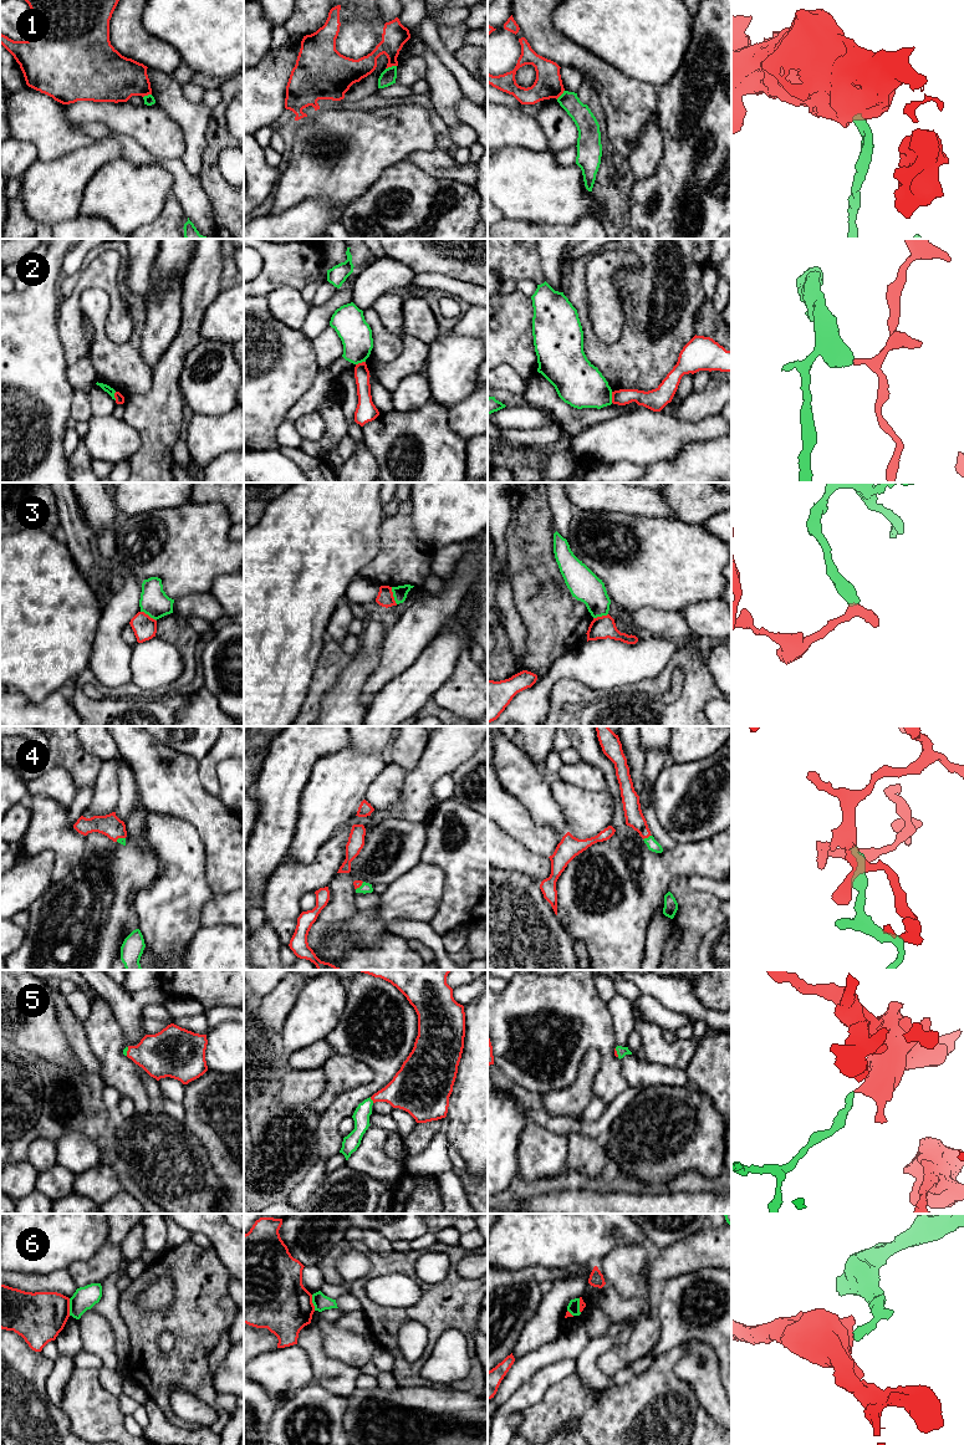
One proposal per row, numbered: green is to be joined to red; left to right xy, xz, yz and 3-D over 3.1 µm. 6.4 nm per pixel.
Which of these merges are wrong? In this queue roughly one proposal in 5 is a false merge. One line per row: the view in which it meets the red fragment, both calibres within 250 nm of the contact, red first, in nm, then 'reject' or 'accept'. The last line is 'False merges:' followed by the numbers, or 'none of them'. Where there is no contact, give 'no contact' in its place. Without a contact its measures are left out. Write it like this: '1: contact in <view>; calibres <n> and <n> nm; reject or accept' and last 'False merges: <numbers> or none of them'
1: contact in xz; calibres 160 and 100 nm; reject
2: contact in yz; calibres 120 and 300 nm; reject
3: contact in xz; calibres 110 and 90 nm; reject
4: contact in yz; calibres 120 and 70 nm; accept
5: contact in xz; calibres 260 and 110 nm; accept
6: contact in xy; calibres 320 and 150 nm; reject
False merges: 1, 2, 3, 6

